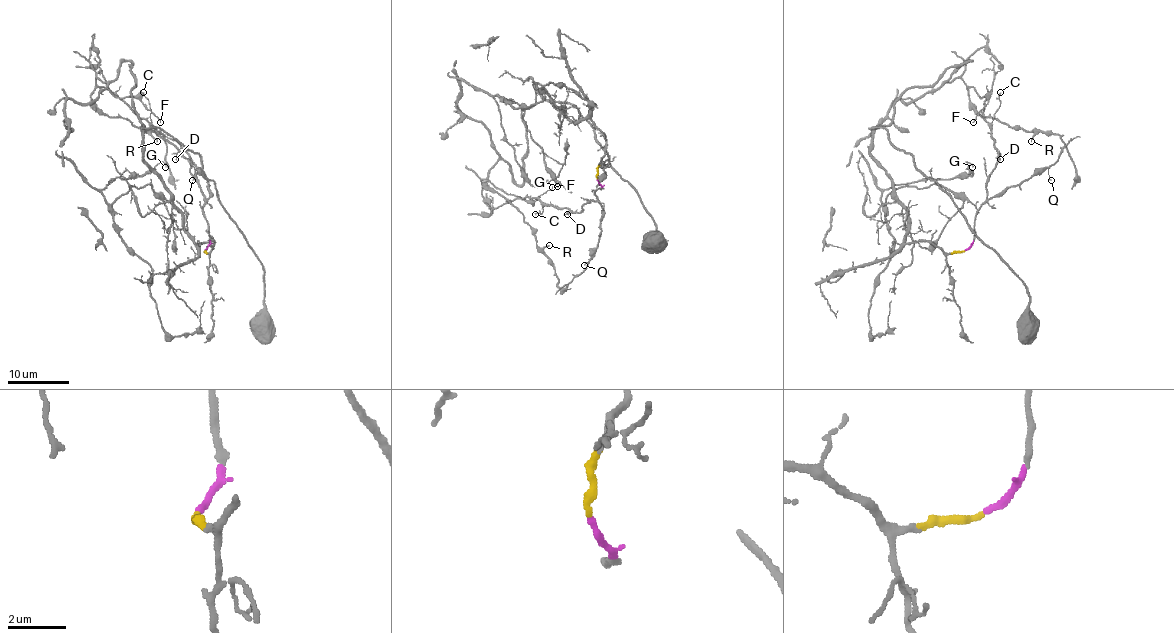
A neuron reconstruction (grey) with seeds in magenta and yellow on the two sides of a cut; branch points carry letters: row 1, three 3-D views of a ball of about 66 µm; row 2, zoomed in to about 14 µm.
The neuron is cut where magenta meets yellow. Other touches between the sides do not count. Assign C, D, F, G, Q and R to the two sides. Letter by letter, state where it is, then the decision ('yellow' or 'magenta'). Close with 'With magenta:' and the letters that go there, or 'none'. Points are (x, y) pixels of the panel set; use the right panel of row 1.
C: (1000, 92) | magenta
D: (1000, 159) | magenta
F: (973, 122) | yellow
G: (972, 167) | yellow
Q: (1051, 180) | magenta
R: (1031, 141) | yellow
With magenta: C, D, Q

